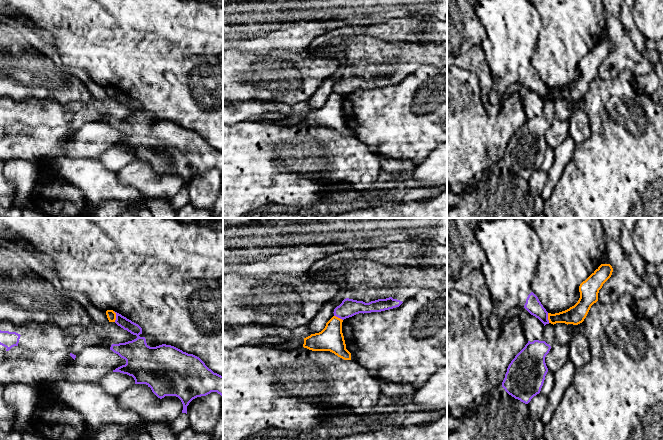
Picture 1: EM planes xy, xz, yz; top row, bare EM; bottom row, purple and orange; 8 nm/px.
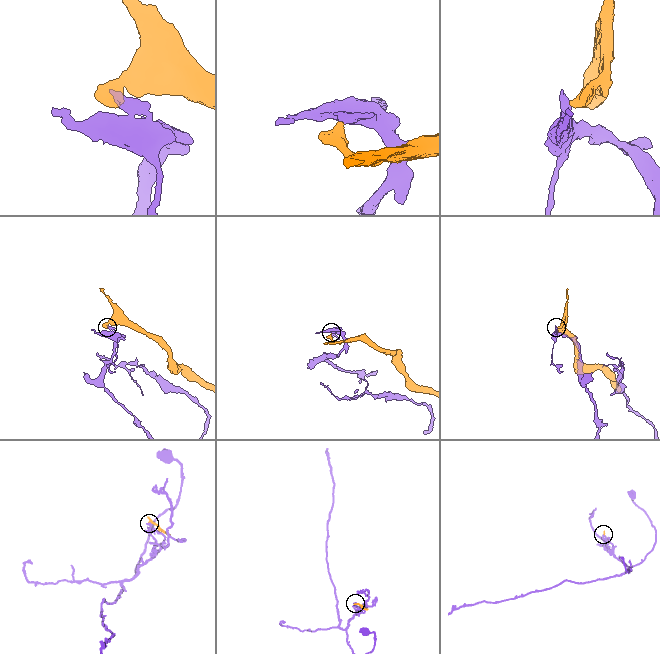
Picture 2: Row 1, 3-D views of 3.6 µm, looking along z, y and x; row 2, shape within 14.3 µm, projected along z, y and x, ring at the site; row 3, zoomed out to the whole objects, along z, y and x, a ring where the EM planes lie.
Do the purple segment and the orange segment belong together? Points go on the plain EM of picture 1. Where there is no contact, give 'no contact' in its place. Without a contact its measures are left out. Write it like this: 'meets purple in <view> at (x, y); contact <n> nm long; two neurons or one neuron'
meets purple in xy at (116, 92); contact 90 nm long; two neurons

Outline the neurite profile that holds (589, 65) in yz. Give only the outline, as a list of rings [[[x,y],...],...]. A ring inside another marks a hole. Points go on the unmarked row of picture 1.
[[[601,40],[585,57],[579,62],[580,74],[578,78],[569,85],[551,90],[548,96],[551,100],[565,99],[578,101],[584,97],[591,82],[598,77],[598,69],[603,60],[611,53],[613,44],[610,40]]]

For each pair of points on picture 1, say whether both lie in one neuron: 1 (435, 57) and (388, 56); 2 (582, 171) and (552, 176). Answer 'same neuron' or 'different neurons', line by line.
1: same neuron
2: different neurons

